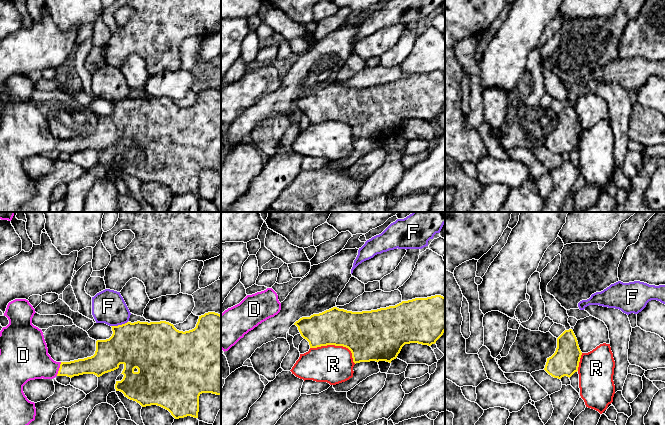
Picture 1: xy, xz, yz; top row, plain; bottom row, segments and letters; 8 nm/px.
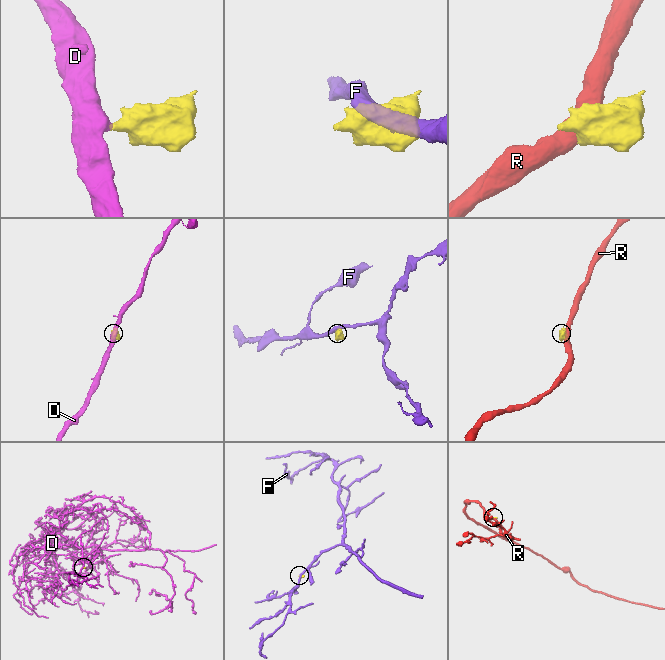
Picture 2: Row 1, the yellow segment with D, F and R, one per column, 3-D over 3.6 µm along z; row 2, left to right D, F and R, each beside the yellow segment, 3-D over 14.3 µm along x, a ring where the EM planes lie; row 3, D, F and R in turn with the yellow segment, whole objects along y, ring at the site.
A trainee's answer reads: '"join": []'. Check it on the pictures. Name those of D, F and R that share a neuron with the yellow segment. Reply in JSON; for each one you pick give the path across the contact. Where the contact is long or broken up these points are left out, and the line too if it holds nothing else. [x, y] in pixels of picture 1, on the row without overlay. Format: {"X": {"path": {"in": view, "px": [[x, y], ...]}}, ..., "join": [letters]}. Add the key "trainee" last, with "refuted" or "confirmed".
{"D": {"path": {"in": "xy", "px": [[89, 141], [71, 145], [59, 145], [48, 145], [30, 136]]}}, "join": ["D"], "trainee": "refuted"}

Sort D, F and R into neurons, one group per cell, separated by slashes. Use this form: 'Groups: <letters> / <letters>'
Groups: D / F / R

